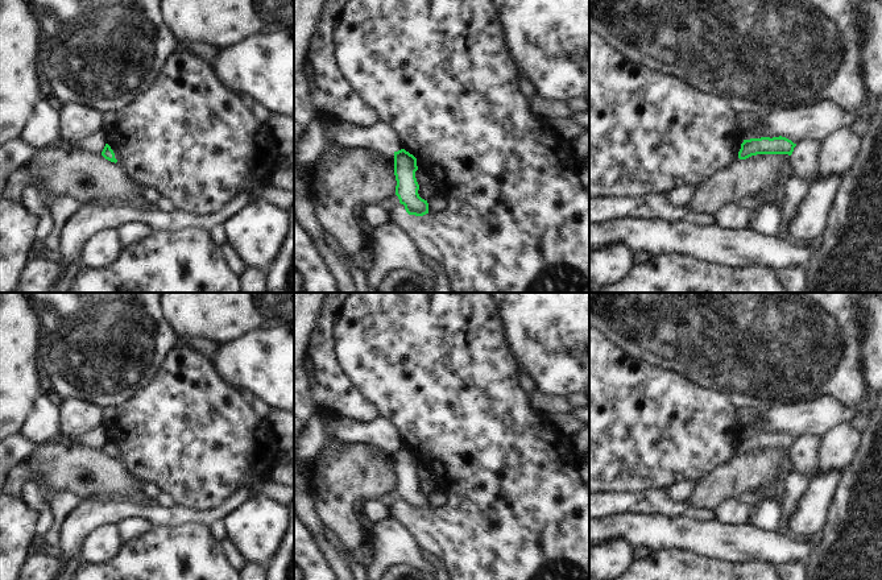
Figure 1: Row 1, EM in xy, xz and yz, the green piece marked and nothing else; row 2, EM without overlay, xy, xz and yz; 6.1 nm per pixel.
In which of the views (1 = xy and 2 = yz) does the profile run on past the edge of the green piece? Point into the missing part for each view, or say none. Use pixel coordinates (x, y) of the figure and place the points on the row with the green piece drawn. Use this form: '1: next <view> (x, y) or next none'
1: next none
2: next none

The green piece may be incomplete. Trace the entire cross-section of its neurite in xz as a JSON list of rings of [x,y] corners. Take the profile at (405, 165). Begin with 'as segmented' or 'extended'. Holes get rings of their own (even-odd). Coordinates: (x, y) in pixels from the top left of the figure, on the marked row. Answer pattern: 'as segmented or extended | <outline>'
as segmented | [[[405,149],[394,152],[396,195],[409,215],[423,216],[428,214],[428,203],[418,194],[417,170],[417,158],[413,154]]]

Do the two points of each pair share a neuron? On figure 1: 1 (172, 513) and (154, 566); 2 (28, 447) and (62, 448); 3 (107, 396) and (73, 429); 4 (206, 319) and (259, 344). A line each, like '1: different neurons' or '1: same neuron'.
1: different neurons
2: different neurons
3: different neurons
4: different neurons

